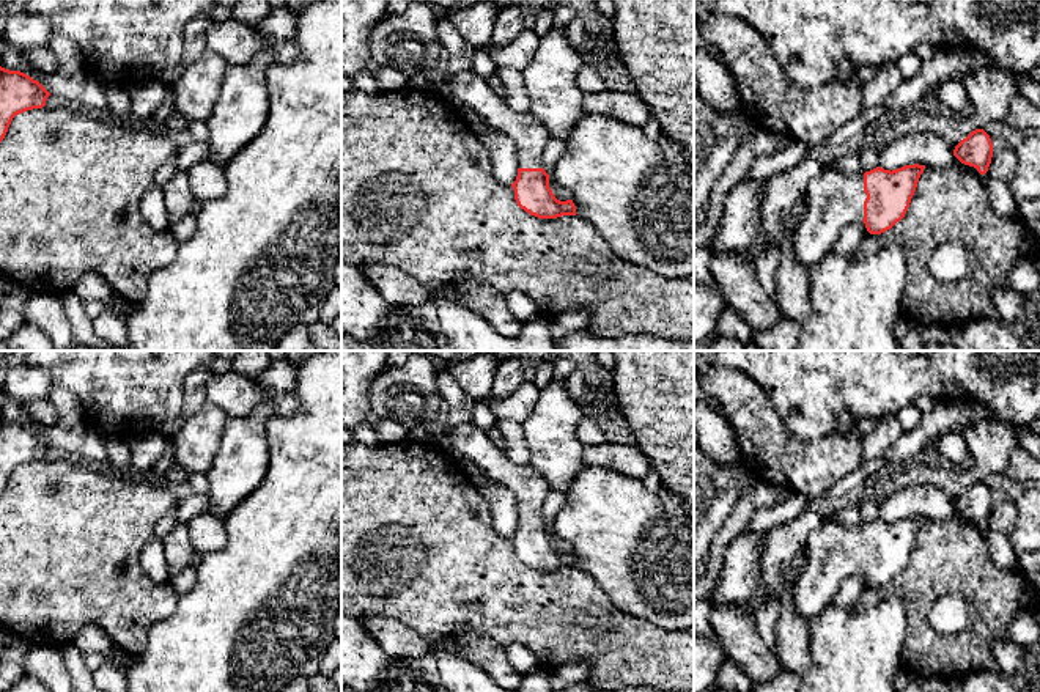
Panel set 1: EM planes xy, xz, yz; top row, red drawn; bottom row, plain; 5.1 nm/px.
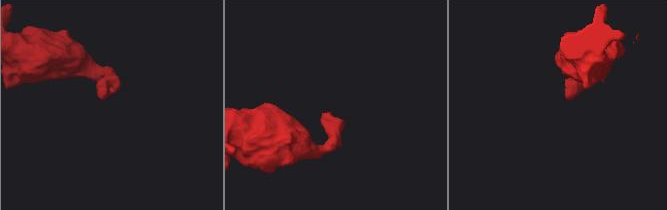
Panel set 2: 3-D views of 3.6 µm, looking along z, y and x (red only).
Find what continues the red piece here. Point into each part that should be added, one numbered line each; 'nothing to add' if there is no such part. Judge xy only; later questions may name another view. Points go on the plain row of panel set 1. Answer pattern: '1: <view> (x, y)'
nothing to add

